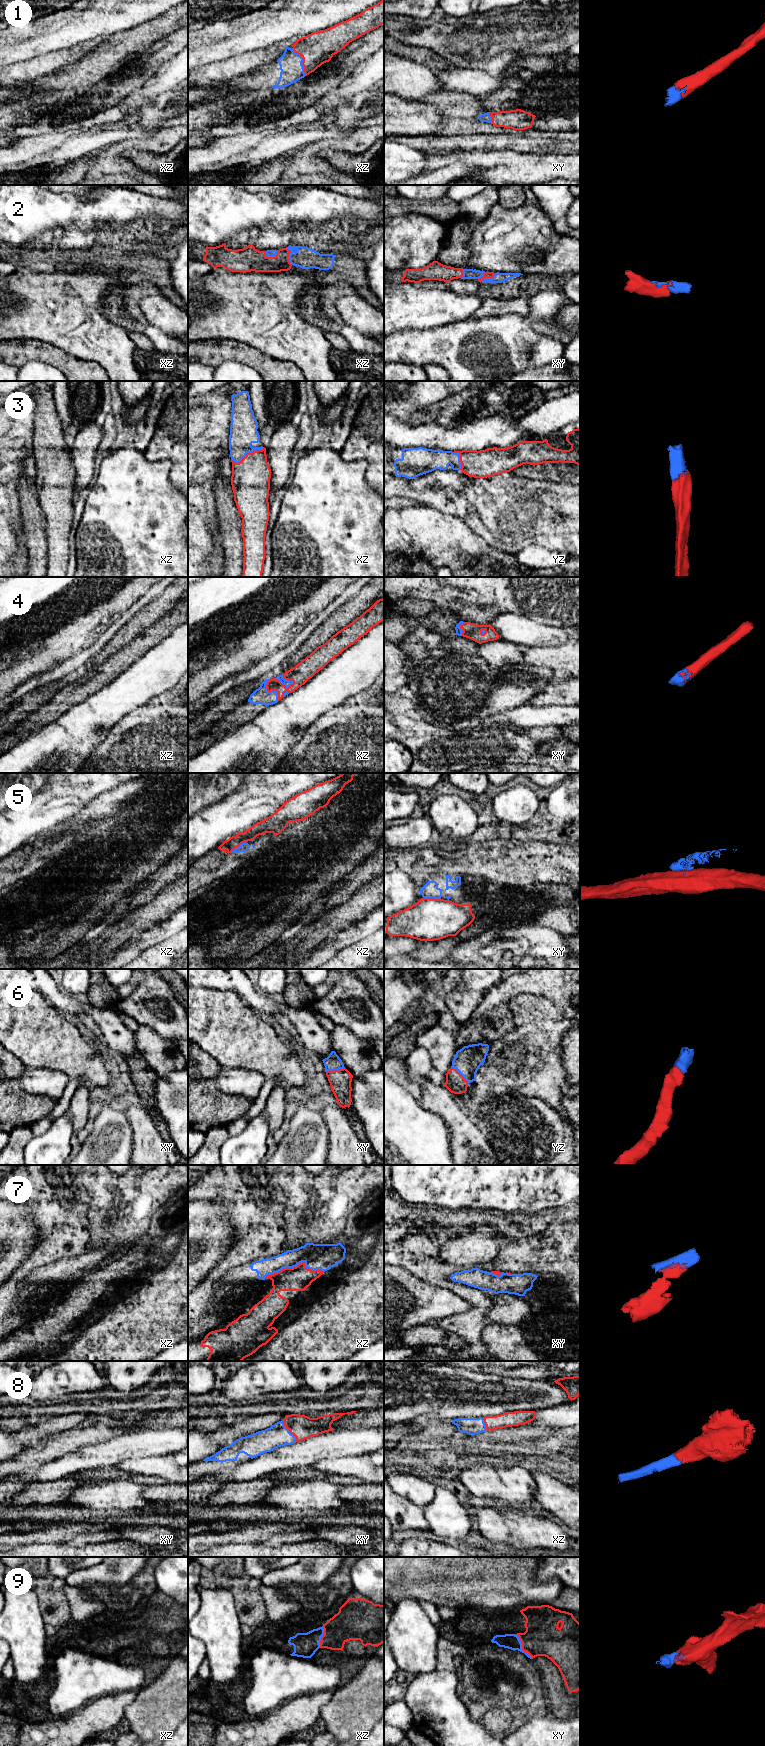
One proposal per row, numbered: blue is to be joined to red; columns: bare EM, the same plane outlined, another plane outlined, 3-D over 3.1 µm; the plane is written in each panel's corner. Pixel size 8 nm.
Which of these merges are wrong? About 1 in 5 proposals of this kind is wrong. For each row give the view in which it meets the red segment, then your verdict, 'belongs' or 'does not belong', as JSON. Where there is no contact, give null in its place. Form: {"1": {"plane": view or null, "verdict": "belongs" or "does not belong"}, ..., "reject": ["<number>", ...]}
{"1": {"plane": "xz", "verdict": "belongs"}, "2": {"plane": "xz", "verdict": "belongs"}, "3": {"plane": "xz", "verdict": "belongs"}, "4": {"plane": "xz", "verdict": "belongs"}, "5": {"plane": "xy", "verdict": "does not belong"}, "6": {"plane": "yz", "verdict": "belongs"}, "7": {"plane": "xz", "verdict": "belongs"}, "8": {"plane": "xy", "verdict": "belongs"}, "9": {"plane": "xy", "verdict": "belongs"}, "reject": ["5"]}

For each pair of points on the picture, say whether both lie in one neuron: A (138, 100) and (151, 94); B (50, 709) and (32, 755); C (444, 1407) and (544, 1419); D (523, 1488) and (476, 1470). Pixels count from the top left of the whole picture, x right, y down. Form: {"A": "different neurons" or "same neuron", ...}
{"A": "same neuron", "B": "different neurons", "C": "different neurons", "D": "same neuron"}

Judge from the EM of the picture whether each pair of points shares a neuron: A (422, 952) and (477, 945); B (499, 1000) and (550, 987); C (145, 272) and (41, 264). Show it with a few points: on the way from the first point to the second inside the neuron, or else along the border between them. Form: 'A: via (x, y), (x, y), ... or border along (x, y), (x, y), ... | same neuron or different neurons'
A: border along (460, 941), (452, 949), (448, 958) | different neurons
B: via (512, 987), (537, 986) | same neuron
C: via (119, 260), (67, 260) | same neuron

